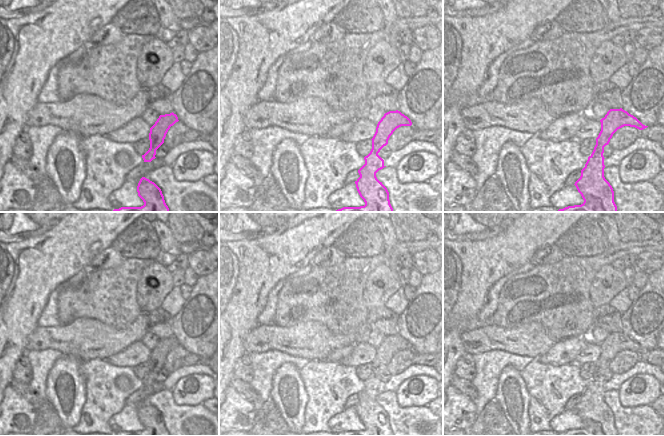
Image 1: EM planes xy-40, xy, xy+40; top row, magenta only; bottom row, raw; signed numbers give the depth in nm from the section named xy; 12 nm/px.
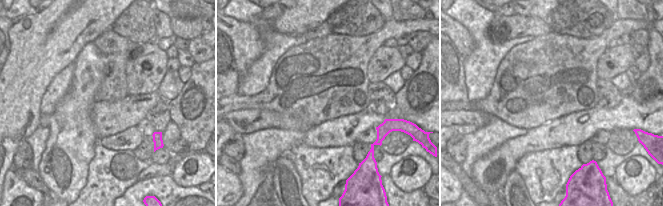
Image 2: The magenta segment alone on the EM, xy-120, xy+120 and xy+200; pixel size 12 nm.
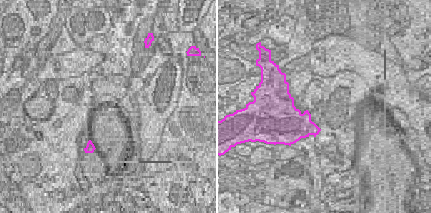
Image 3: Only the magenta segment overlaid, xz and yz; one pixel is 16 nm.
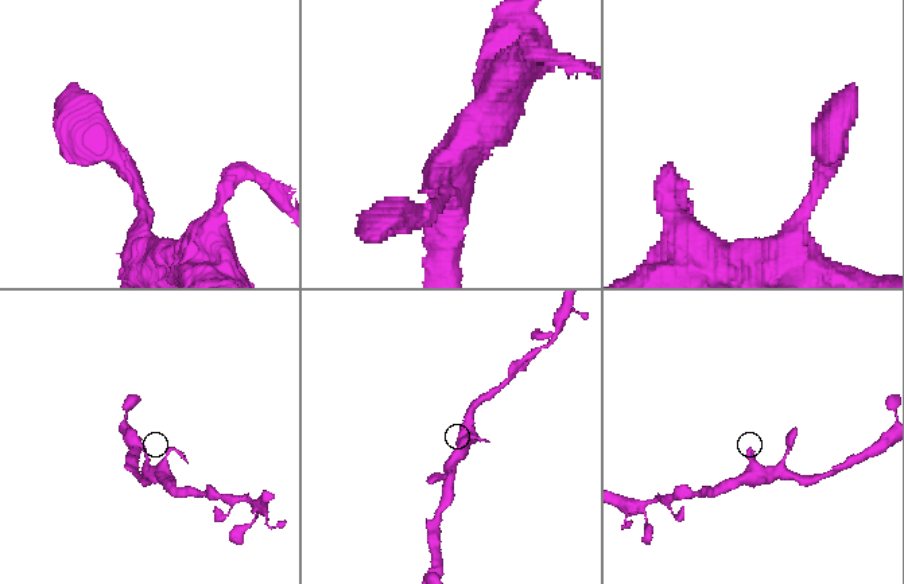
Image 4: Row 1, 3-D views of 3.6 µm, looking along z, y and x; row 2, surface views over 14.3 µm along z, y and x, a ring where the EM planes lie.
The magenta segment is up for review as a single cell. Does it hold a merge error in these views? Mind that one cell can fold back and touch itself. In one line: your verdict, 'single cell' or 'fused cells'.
single cell

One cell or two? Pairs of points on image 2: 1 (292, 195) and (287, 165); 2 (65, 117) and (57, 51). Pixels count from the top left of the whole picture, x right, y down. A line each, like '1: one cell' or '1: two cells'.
1: one cell
2: two cells

